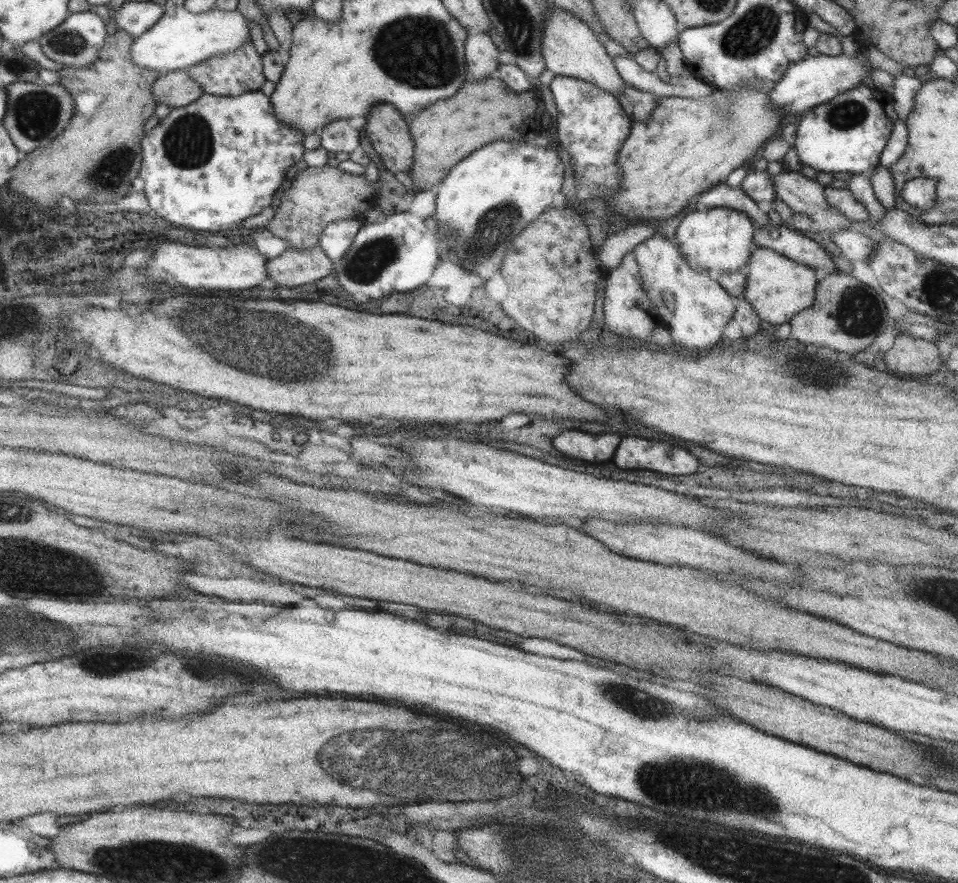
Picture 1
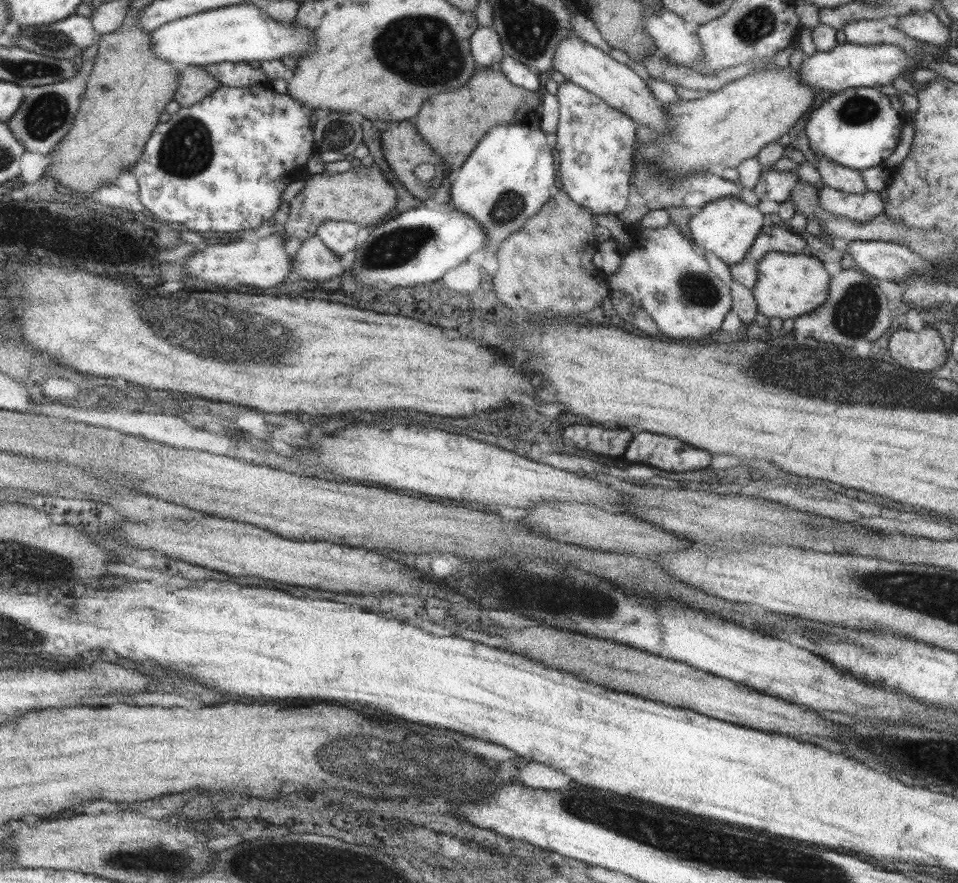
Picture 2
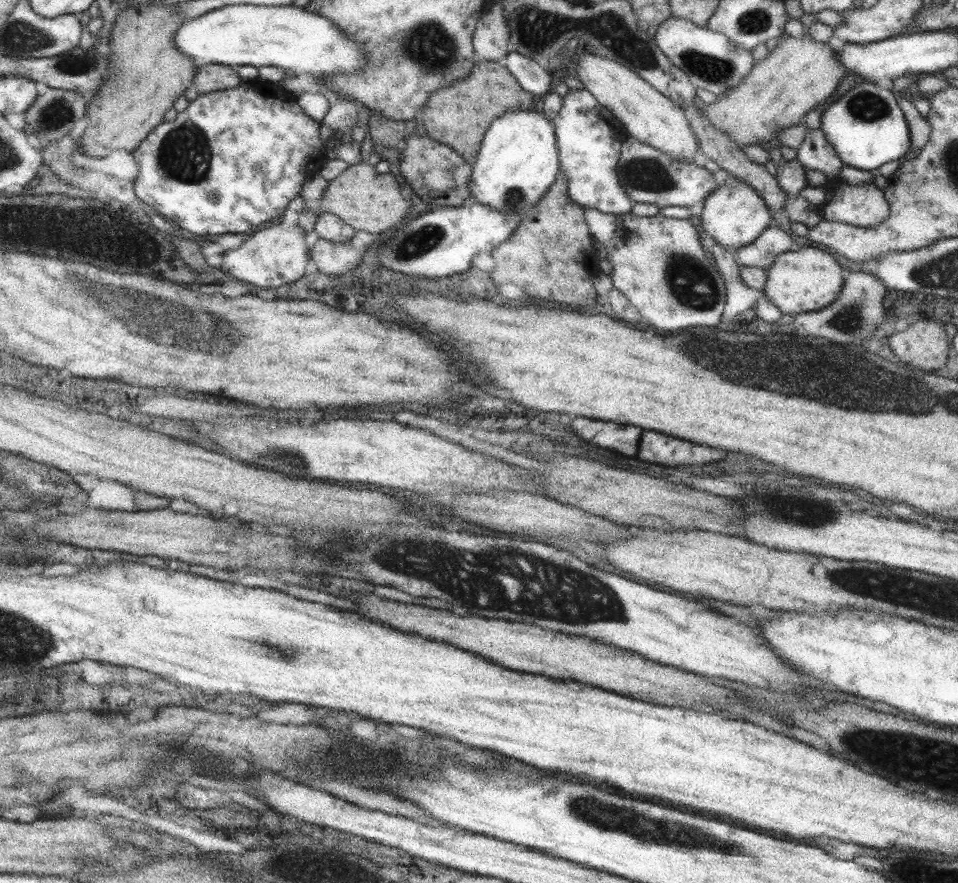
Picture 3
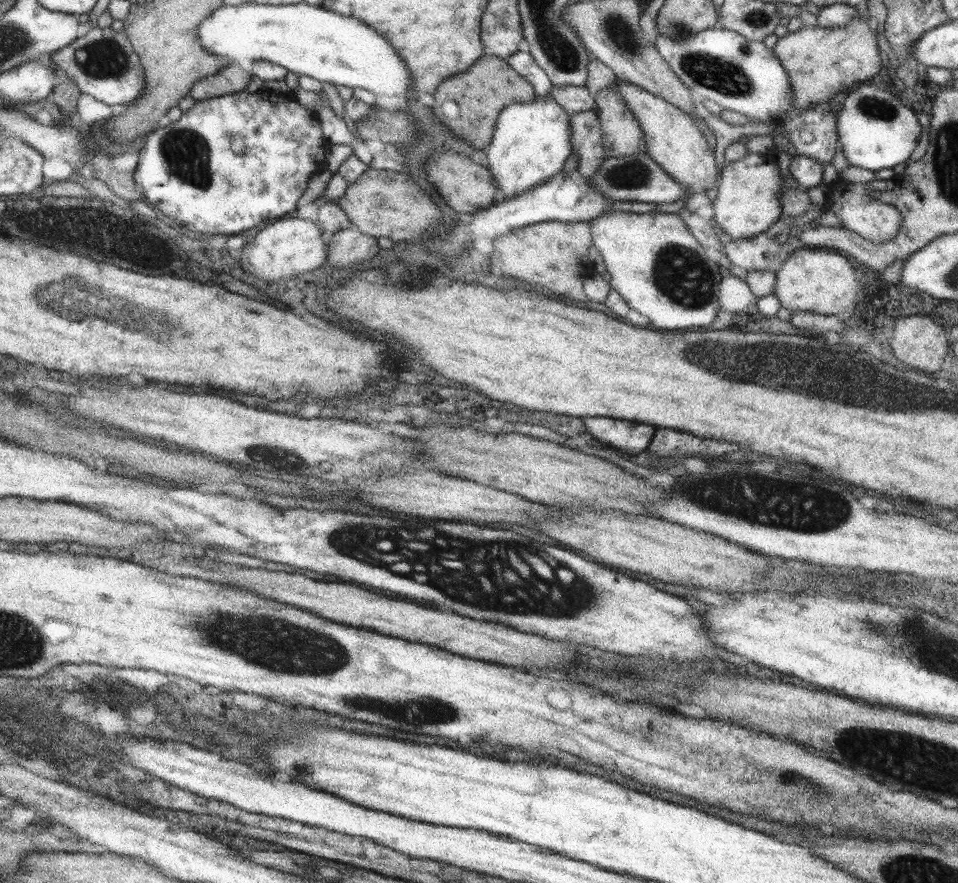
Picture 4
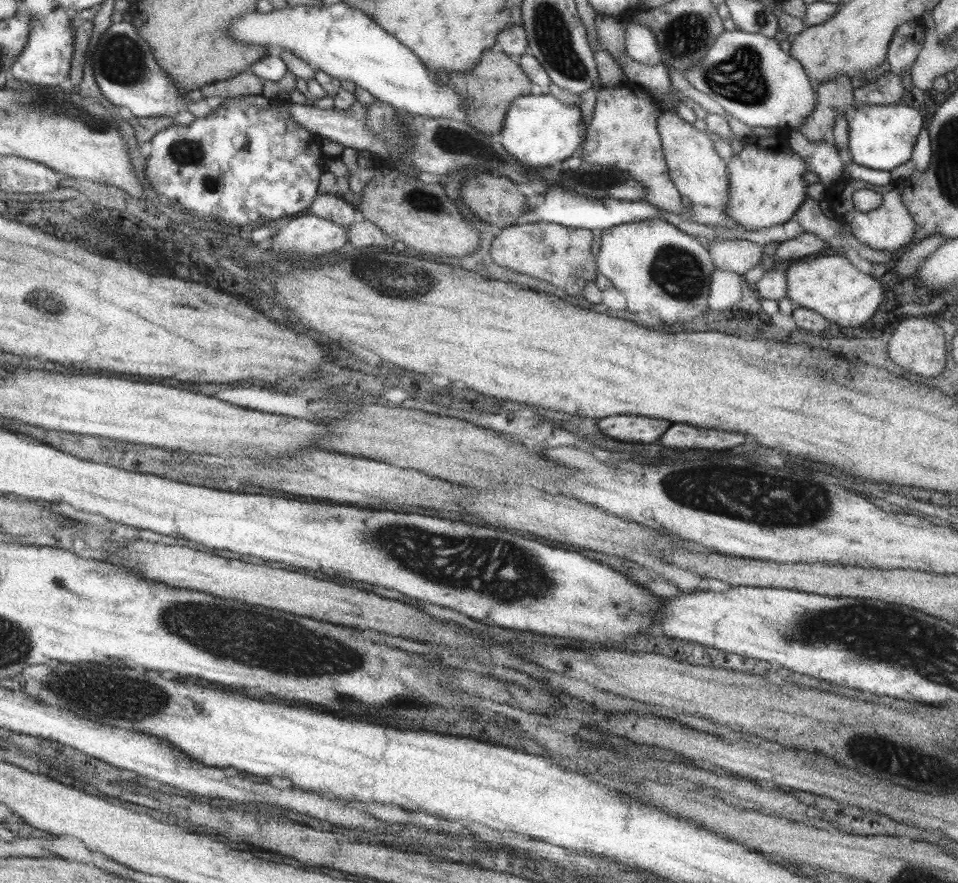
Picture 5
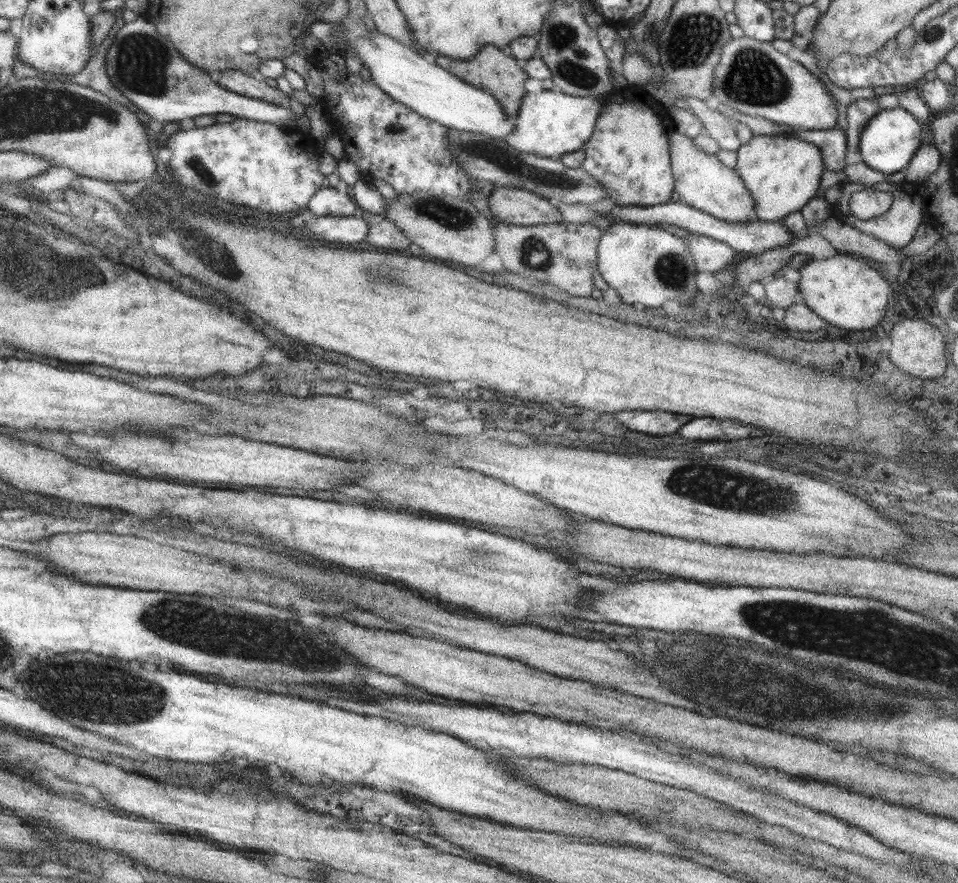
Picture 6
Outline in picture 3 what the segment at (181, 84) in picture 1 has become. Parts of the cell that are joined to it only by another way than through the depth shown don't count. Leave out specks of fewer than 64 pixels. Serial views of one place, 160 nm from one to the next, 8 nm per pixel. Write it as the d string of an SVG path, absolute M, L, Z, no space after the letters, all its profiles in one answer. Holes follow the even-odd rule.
M197 65L191 84L182 94L187 101L196 96L233 88L243 82L236 73L236 68L223 65Z

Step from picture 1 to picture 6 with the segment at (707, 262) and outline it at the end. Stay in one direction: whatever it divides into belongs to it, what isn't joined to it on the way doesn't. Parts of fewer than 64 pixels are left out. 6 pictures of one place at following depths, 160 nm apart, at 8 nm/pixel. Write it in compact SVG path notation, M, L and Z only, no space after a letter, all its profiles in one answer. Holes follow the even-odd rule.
M753 135L736 150L736 166L733 168L750 192L755 203L755 220L775 222L788 214L799 211L815 197L820 186L824 166L819 149L809 142L803 142L792 135Z

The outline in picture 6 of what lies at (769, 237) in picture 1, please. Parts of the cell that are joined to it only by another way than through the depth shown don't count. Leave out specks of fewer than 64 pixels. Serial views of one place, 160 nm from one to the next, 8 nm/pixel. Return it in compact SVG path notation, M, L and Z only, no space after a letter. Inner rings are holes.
M688 232L687 239L684 241L694 258L696 273L715 273L717 270L727 268L735 258L736 250L728 244L707 236Z

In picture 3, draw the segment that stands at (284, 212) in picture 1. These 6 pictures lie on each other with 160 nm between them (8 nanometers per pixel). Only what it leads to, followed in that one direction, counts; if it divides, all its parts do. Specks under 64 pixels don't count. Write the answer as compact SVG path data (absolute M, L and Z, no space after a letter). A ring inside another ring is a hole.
M357 162L349 165L335 178L326 181L326 188L321 199L306 210L313 207L318 212L331 213L345 224L351 226L355 232L363 231L373 236L385 230L396 229L399 221L409 212L409 201L404 200L399 192L399 185L391 173L377 173L375 167L367 162Z

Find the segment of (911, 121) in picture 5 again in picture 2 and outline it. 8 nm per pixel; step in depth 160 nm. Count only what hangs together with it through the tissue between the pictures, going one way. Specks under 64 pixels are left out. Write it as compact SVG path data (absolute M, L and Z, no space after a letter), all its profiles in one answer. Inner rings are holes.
M857 87L846 88L829 96L827 102L821 103L818 108L815 108L809 114L804 132L809 148L816 156L824 156L845 168L862 171L884 162L898 143L900 128L904 123L904 113L899 110L896 97L891 98L888 95L882 94L875 87Z

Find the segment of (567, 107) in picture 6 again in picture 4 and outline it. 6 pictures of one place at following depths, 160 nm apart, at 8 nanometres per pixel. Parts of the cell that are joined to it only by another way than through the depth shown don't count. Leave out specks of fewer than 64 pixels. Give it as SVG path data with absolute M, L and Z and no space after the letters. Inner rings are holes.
M549 97L542 101L533 100L509 104L499 111L494 124L495 128L493 128L493 138L490 138L489 146L485 147L485 156L490 177L500 190L502 198L509 199L526 190L531 190L534 186L547 182L555 173L562 170L570 153L568 116L569 113Z

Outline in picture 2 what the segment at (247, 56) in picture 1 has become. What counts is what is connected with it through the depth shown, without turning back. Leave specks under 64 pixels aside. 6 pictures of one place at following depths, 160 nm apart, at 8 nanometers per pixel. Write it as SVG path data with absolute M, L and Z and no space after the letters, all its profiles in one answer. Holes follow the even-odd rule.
M225 62L224 64L205 65L204 71L217 79L220 86L250 87L266 83L269 79L258 68L251 68L248 62Z

